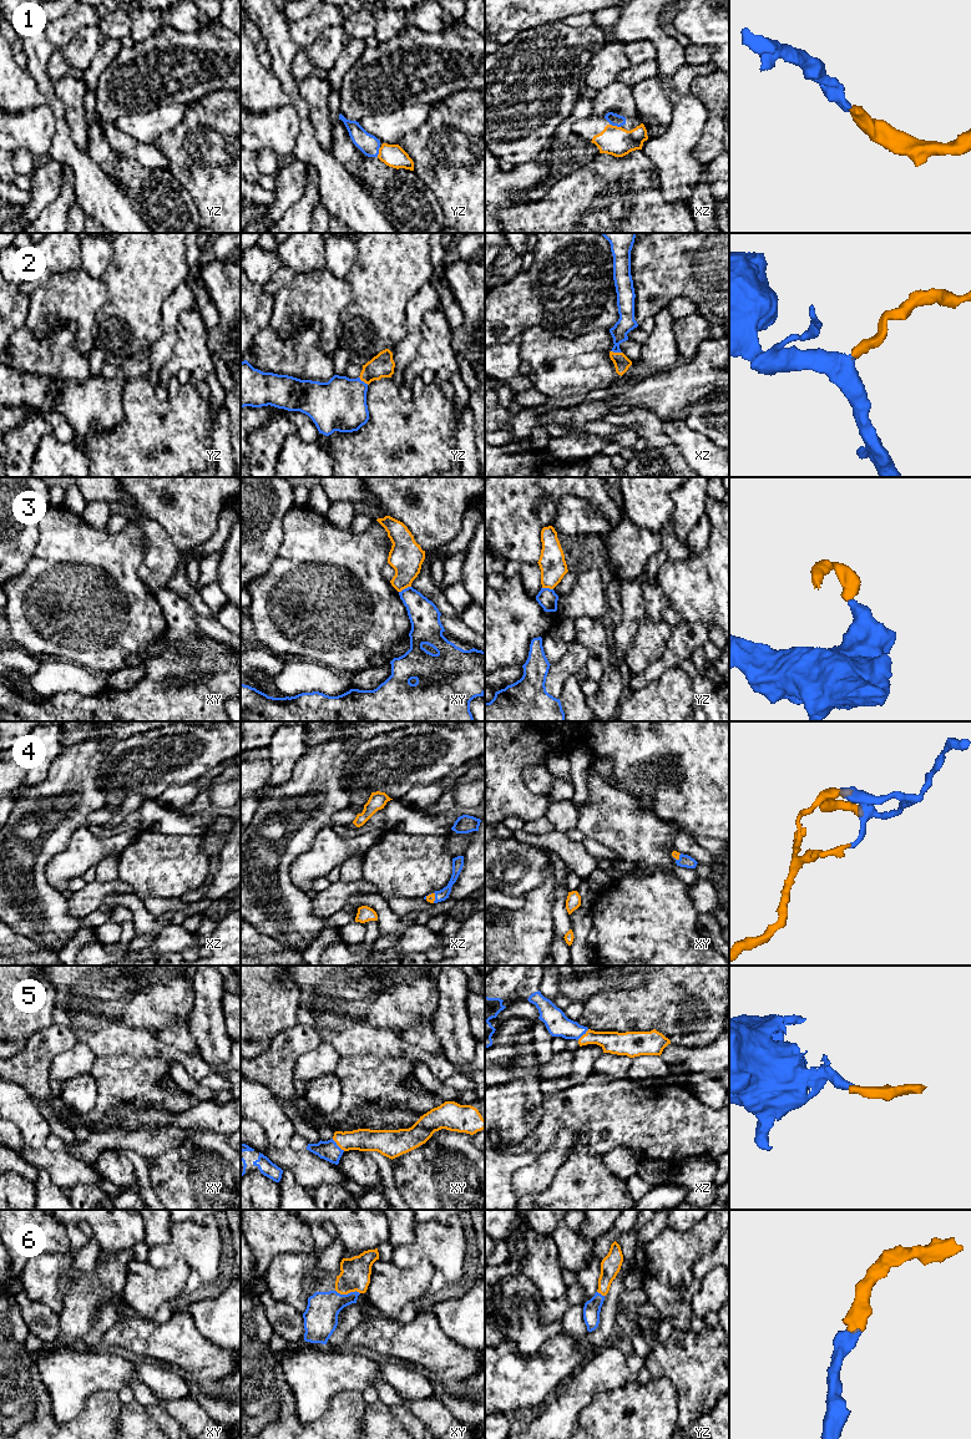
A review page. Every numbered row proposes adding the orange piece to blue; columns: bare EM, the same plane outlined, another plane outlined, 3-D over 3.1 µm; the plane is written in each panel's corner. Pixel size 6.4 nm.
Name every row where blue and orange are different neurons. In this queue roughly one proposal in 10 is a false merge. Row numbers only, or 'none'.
3

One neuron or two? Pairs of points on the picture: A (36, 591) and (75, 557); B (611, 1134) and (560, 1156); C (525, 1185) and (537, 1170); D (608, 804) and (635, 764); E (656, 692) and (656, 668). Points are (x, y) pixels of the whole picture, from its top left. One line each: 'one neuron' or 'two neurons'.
A: one neuron
B: two neurons
C: one neuron
D: two neurons
E: two neurons

